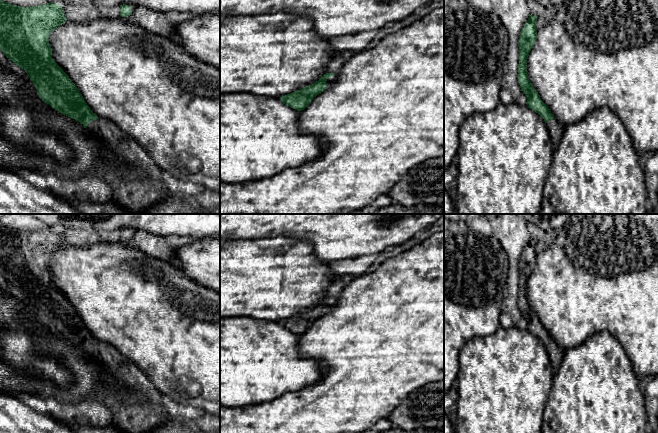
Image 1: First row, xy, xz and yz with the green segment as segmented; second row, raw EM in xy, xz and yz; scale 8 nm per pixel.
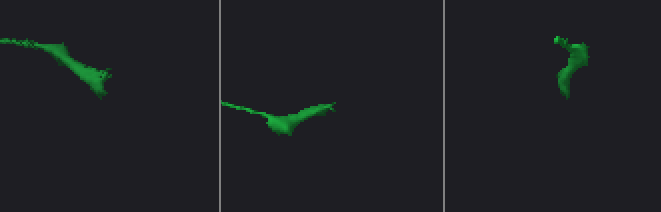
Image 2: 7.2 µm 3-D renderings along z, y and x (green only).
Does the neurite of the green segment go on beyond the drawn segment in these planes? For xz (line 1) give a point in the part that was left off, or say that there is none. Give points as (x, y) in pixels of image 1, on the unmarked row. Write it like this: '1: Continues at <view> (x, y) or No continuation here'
1: Continues at xz (331, 304)

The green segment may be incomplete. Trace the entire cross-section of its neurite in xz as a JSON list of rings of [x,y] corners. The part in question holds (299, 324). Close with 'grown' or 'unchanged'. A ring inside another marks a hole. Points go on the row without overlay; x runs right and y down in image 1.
[[[326,297],[312,309],[282,320],[280,323],[285,329],[300,336],[311,327],[314,321],[330,313],[335,304],[336,300],[334,297]]]; grown

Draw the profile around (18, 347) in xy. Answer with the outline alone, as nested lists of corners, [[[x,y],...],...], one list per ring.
[[[0,287],[0,358],[18,370],[28,372],[35,379],[49,380],[62,390],[70,388],[74,384],[73,374],[55,356],[47,352],[46,345],[43,341],[34,338],[26,330],[24,325],[17,319],[19,313],[39,321],[36,311],[30,303],[25,303],[17,299]]]

